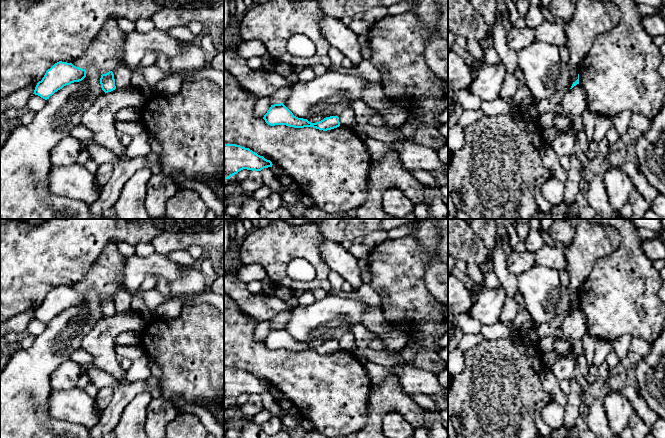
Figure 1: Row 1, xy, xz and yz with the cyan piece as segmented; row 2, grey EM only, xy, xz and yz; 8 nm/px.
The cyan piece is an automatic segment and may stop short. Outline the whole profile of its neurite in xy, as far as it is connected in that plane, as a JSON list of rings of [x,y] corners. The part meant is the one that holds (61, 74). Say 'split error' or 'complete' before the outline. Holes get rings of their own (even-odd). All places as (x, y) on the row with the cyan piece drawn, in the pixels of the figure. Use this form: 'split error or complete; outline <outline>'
complete; outline [[[59,61],[46,71],[42,80],[37,83],[33,94],[47,100],[64,86],[82,81],[85,77],[85,69]]]

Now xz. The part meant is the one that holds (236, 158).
complete; outline [[[224,144],[224,180],[243,169],[261,171],[272,167],[272,162],[249,148],[236,144]]]

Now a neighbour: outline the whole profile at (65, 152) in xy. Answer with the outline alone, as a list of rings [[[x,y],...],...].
[[[71,135],[58,142],[50,152],[53,166],[67,166],[77,163],[77,158],[82,151],[82,143]]]

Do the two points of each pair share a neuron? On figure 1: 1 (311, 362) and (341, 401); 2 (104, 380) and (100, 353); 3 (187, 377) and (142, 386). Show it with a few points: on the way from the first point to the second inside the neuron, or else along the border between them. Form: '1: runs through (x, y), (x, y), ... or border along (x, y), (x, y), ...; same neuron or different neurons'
1: runs through (312, 372), (331, 391); same neuron
2: border along (92, 366), (109, 372), (122, 380); different neurons
3: border along (159, 384), (162, 394); different neurons

